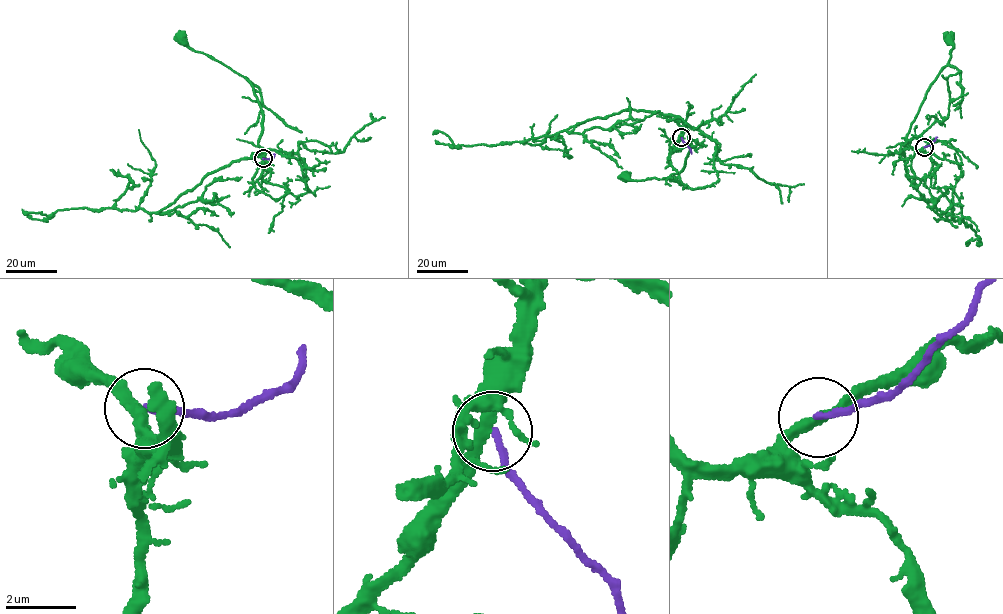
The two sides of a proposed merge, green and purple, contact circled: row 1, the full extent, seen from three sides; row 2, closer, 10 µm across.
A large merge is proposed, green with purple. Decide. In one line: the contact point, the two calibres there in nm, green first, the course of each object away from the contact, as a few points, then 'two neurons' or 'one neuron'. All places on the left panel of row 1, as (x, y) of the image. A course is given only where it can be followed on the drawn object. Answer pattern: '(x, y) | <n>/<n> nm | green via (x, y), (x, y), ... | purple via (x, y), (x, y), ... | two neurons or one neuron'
(263, 158) | 280/190 nm | green via (262, 159), (265, 161), (264, 150), (258, 141), (263, 115), (251, 83), (217, 61), (193, 51), (180, 38) | purple via (262, 159), (269, 159), (274, 154) | two neurons

